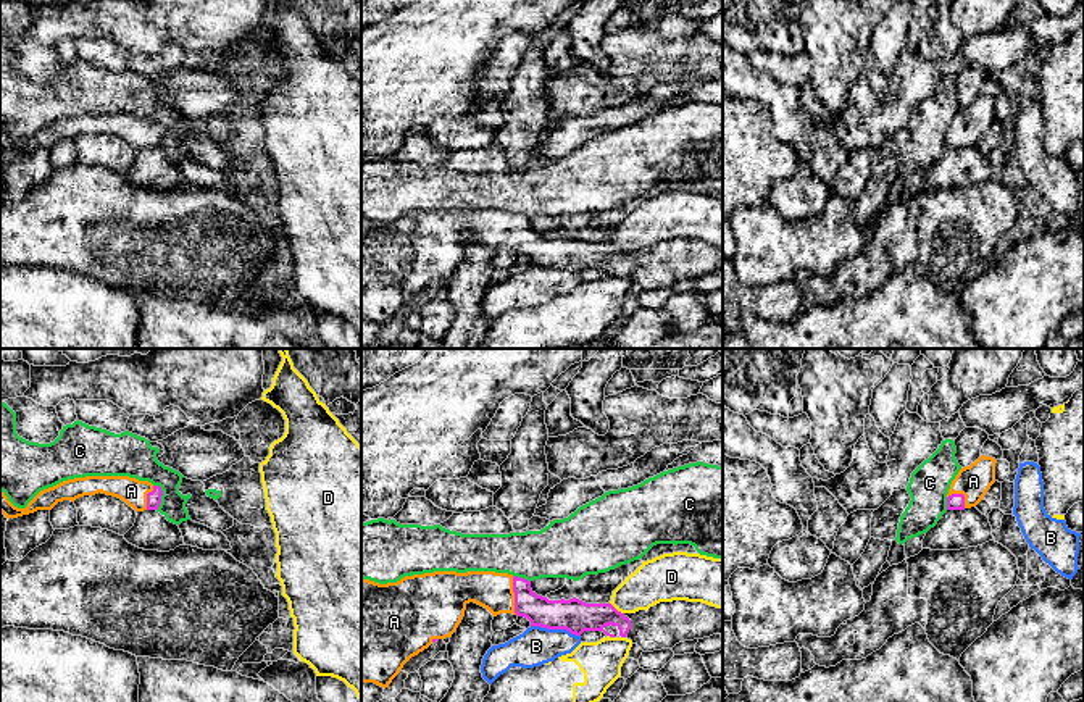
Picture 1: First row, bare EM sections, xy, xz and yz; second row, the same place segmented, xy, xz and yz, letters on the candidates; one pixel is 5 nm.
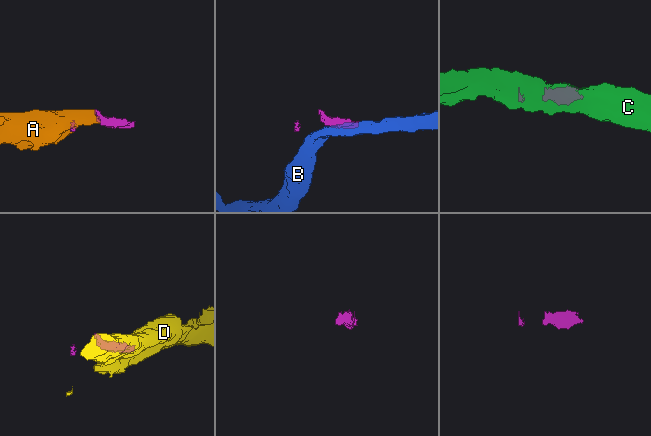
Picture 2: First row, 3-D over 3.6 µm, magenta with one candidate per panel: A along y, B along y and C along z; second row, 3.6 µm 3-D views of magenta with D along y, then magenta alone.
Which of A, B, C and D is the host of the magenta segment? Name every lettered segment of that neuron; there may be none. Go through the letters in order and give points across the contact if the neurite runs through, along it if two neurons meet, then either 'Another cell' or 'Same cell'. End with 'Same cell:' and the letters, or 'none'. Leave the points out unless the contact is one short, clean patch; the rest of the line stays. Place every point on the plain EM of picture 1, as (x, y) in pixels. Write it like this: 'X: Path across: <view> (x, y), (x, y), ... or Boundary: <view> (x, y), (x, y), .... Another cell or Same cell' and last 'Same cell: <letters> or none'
A: Same cell
B: Another cell
C: Boundary: xy (154, 123), (162, 129), (162, 141), (157, 149). Another cell
D: Boundary: xz (610, 241), (623, 252). Another cell
Same cell: A

